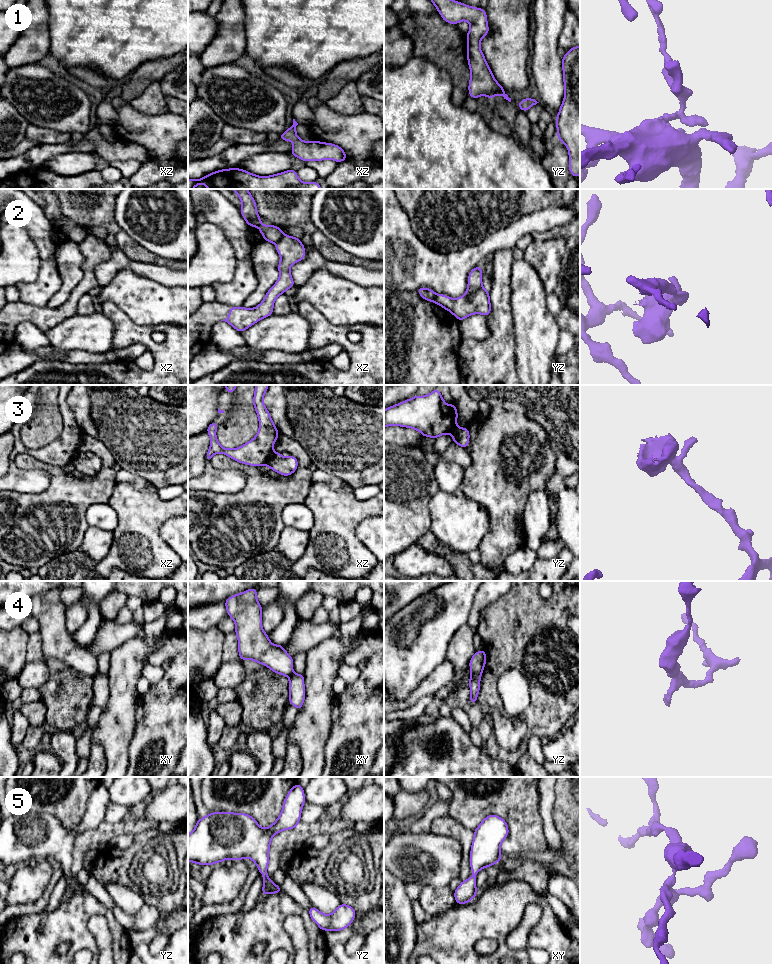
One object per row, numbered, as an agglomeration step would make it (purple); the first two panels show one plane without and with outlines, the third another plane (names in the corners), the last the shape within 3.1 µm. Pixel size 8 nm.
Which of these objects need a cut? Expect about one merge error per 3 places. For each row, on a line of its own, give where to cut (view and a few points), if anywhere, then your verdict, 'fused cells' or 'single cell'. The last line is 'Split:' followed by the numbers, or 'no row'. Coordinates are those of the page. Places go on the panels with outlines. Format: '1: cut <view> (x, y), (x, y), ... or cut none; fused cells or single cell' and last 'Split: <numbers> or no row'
1: cut none; single cell
2: cut xz (284, 235), (276, 244); fused cells
3: cut xz (273, 452), (266, 463); fused cells
4: cut yz (481, 672), (471, 675); fused cells
5: cut none; single cell
Split: 2, 3, 4

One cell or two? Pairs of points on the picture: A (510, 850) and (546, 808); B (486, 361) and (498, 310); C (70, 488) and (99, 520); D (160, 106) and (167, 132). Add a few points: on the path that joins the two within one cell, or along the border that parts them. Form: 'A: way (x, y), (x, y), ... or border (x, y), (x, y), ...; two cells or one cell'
A: border (538, 791), (539, 813), (545, 837); two cells
B: way (498, 348), (498, 323); one cell
C: border (107, 502), (92, 504), (87, 509), (88, 526); two cells
D: border (139, 111), (145, 114), (168, 112); two cells

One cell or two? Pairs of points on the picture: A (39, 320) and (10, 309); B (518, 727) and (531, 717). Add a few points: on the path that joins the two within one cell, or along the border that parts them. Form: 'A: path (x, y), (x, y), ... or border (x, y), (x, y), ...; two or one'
A: path (32, 314), (17, 312); one
B: border (520, 716), (526, 726), (526, 735), (522, 743); two

